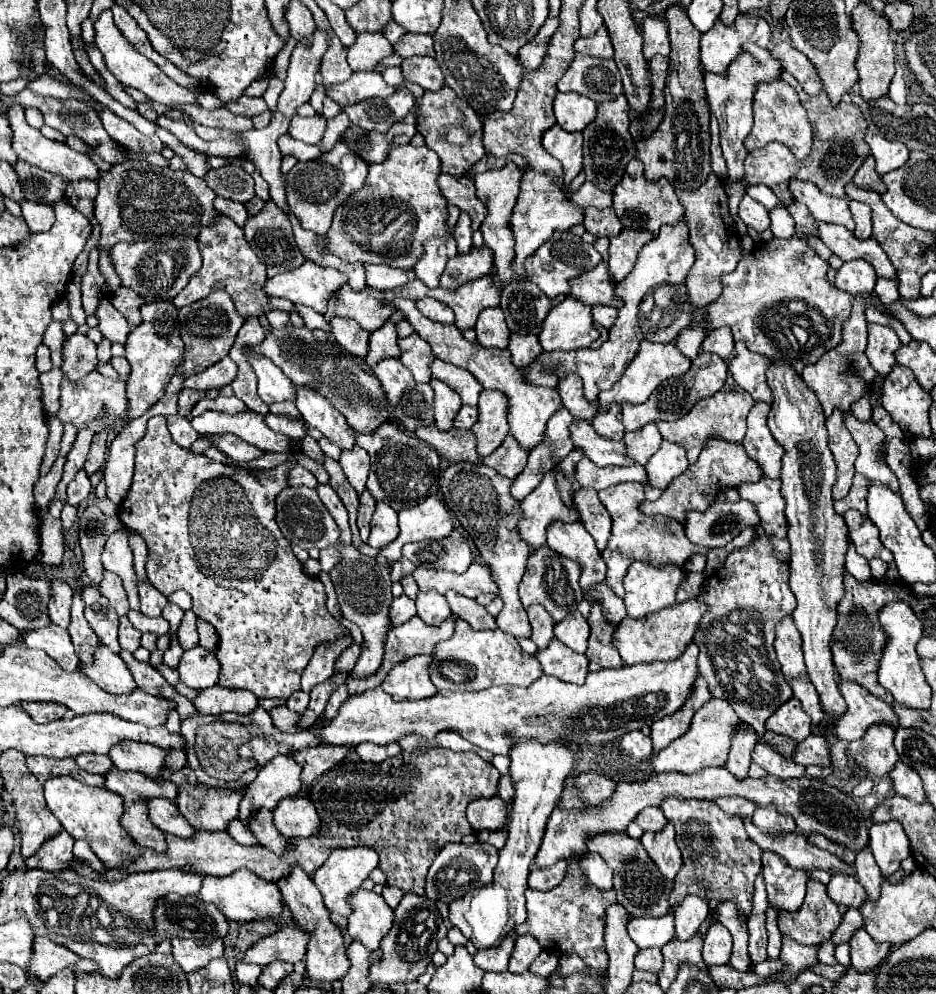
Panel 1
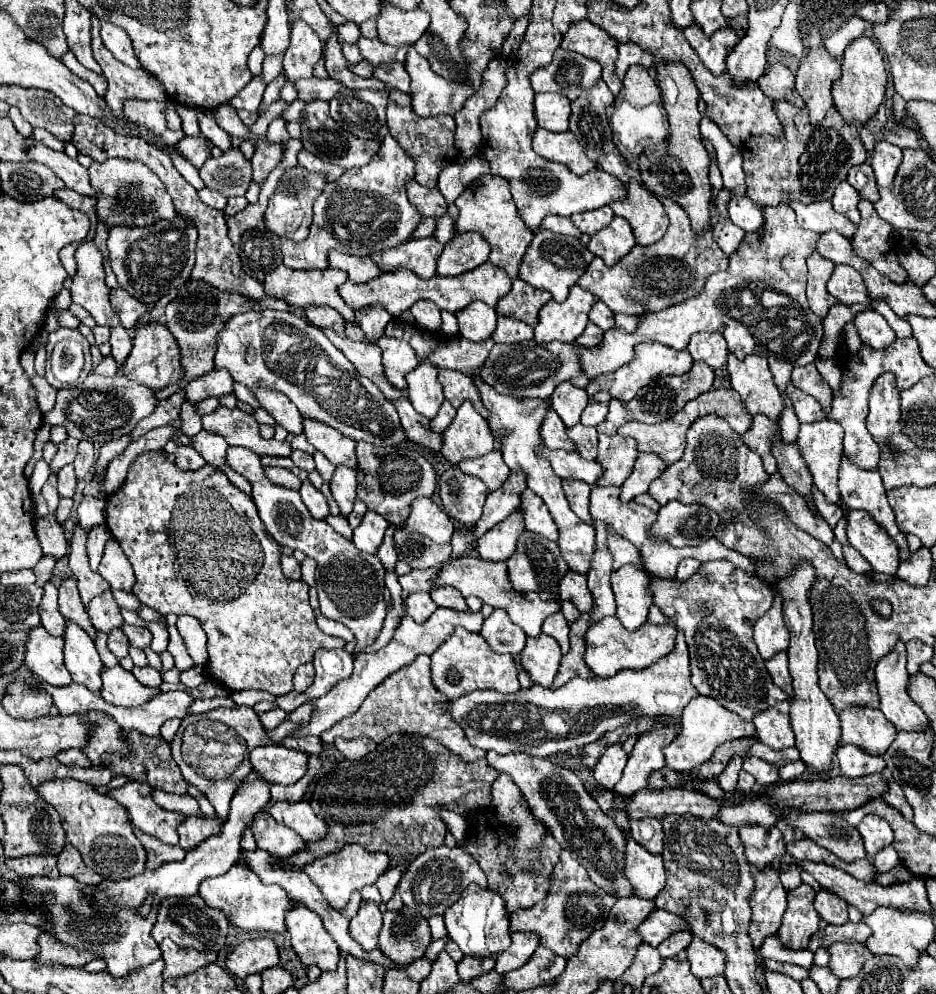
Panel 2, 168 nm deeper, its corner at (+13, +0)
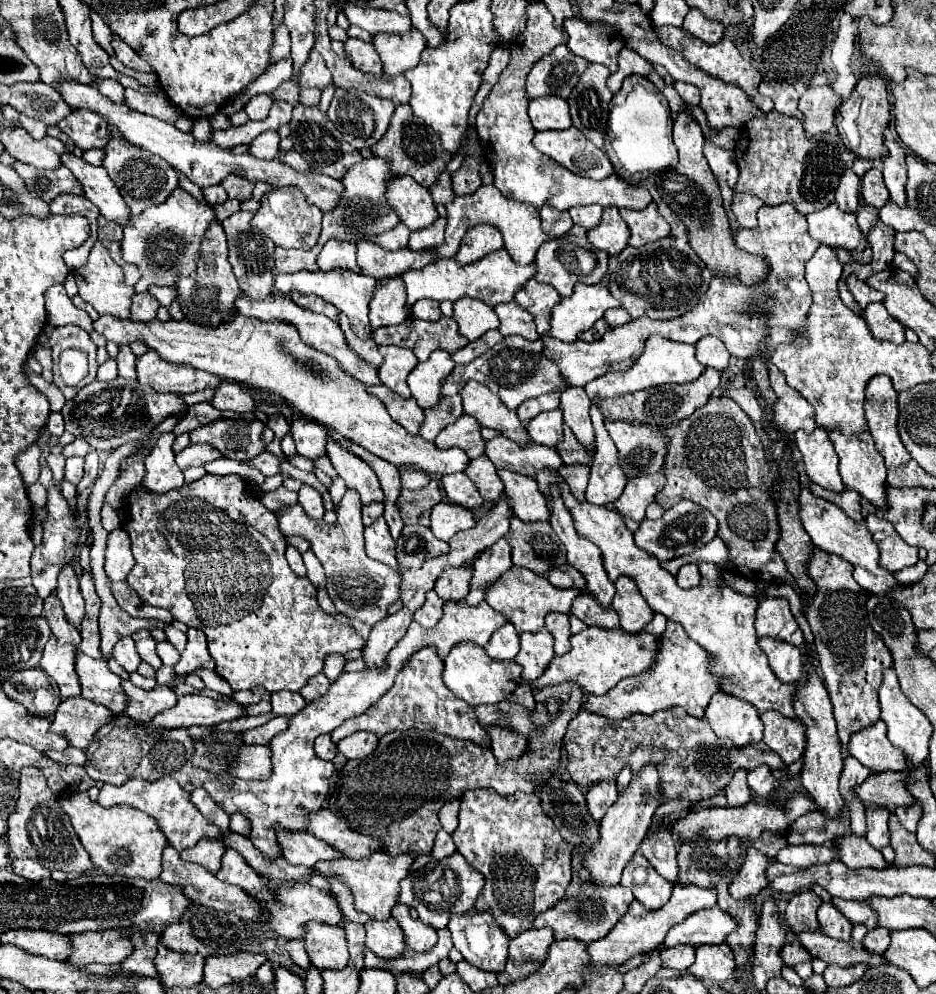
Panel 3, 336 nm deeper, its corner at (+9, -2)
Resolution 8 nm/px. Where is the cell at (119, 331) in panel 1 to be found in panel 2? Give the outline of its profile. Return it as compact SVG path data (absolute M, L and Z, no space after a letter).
M115 327L115 329L111 331L111 339L109 339L109 343L111 343L111 347L113 347L111 355L115 357L117 365L121 367L121 365L125 363L125 357L127 357L129 351L131 351L129 333L127 333L123 327Z

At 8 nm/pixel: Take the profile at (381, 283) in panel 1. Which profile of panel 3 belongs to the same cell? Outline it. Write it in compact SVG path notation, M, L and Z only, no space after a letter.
M331 239L323 245L323 249L317 257L317 265L321 271L329 271L331 267L345 267L345 269L361 273L355 253L357 253L357 247L353 243Z

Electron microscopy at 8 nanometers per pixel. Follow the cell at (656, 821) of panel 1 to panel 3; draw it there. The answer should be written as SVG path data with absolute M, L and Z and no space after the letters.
M651 827L643 837L639 849L643 857L647 857L647 861L657 869L659 875L671 879L671 883L677 883L677 849L667 827Z

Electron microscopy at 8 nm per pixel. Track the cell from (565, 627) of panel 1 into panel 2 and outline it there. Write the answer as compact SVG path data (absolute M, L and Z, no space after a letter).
M553 613L551 617L547 617L543 621L543 633L555 637L555 641L561 647L561 653L569 653L569 623L565 621L565 617L561 613Z

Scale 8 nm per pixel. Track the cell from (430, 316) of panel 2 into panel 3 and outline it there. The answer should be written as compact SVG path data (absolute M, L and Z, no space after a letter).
M417 301L413 305L413 317L421 319L421 321L439 321L441 319L441 309L437 301Z

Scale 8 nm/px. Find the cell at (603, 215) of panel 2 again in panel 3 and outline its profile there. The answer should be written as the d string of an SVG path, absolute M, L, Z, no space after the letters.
M589 205L589 207L573 207L573 211L569 211L571 219L575 225L583 225L585 229L597 227L603 215L603 209L597 205Z

